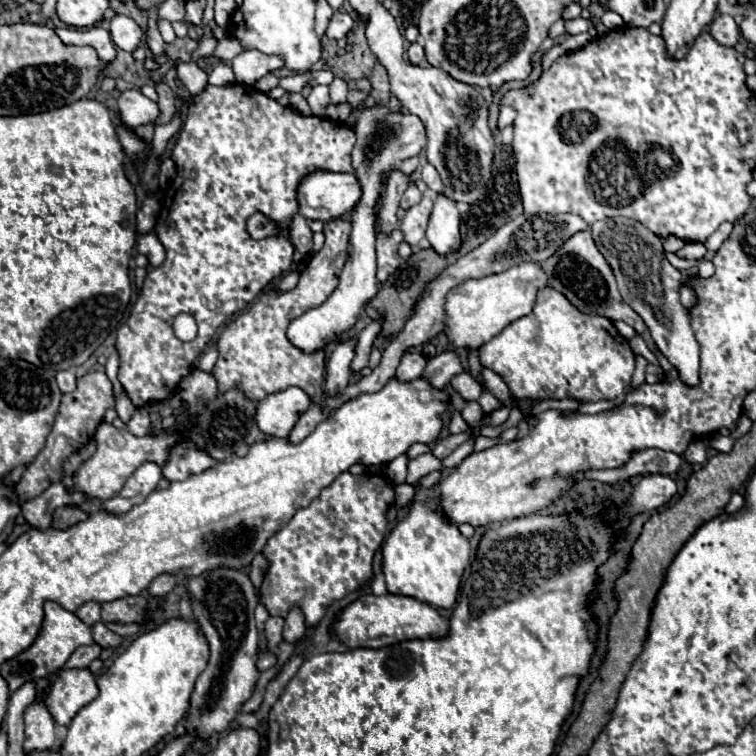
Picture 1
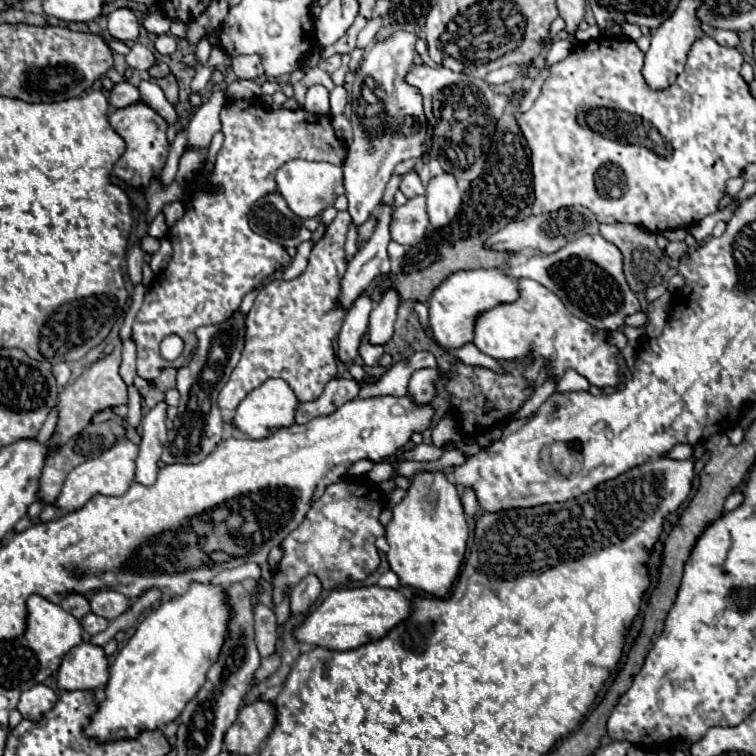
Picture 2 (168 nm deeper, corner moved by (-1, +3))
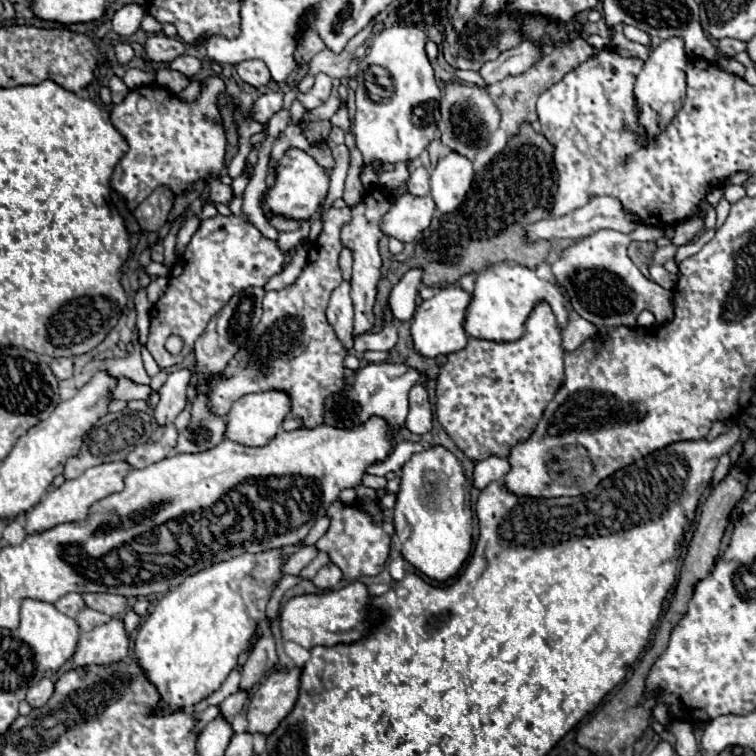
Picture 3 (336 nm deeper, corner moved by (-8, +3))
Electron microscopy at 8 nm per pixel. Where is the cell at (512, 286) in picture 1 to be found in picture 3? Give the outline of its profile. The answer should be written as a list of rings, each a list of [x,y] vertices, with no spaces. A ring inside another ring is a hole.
[[[459,286],[443,288],[437,296],[423,300],[419,312],[415,310],[411,318],[411,338],[413,338],[415,352],[419,352],[425,358],[435,358],[439,354],[451,354],[463,350],[463,346],[467,346],[467,334],[463,332],[463,318],[469,300],[471,294],[467,294]]]

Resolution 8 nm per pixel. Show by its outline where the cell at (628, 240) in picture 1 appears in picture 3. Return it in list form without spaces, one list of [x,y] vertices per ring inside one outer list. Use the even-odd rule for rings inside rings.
[[[649,266],[649,272],[651,272],[651,278],[653,278],[657,284],[661,284],[661,286],[665,286],[665,288],[671,288],[671,286],[673,286],[673,276],[671,276],[663,266]]]

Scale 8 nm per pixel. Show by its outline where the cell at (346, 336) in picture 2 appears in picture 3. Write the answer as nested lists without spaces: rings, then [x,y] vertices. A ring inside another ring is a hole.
[[[375,186],[365,192],[359,204],[351,206],[351,220],[343,224],[341,228],[341,242],[345,248],[353,252],[353,276],[351,276],[351,300],[355,308],[355,334],[363,334],[373,328],[375,314],[373,314],[373,304],[375,304],[375,294],[377,294],[377,282],[381,276],[381,256],[379,256],[379,240],[381,240],[381,230],[379,222],[383,214],[391,208],[391,196],[385,192],[381,186]]]

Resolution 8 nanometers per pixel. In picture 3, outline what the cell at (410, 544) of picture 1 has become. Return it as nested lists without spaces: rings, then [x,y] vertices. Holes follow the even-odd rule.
[[[431,446],[413,454],[403,466],[393,522],[403,544],[401,554],[417,570],[439,582],[459,572],[471,550],[473,514],[467,478],[459,460],[447,448]]]

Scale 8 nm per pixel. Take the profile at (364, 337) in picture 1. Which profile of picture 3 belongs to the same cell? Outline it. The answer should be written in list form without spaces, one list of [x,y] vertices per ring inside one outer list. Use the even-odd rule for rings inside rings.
[[[411,268],[403,274],[403,278],[391,290],[389,306],[391,306],[397,322],[409,320],[413,316],[415,300],[417,300],[417,286],[421,282],[421,276],[423,276],[421,268]]]

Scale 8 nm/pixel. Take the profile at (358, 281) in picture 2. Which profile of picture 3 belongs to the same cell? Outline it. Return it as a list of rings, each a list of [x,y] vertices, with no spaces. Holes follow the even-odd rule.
[[[343,282],[329,300],[327,322],[331,324],[335,336],[341,344],[351,350],[353,348],[353,306],[349,302],[349,282]]]

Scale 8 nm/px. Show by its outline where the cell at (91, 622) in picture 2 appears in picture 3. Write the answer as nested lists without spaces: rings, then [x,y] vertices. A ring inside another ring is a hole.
[[[83,608],[83,610],[79,612],[79,616],[77,616],[77,624],[79,624],[79,628],[81,628],[83,632],[87,632],[87,630],[93,630],[95,626],[107,622],[107,618],[109,618],[109,616],[103,614],[103,612],[97,612],[97,610],[91,610],[91,608]]]

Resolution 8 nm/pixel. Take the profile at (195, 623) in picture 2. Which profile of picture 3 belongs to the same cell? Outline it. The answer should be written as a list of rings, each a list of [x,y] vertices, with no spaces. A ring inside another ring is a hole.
[[[281,548],[265,550],[259,554],[239,554],[231,560],[211,564],[201,572],[187,576],[175,590],[167,592],[149,618],[139,628],[135,640],[135,654],[139,664],[145,668],[149,680],[157,686],[161,694],[161,712],[175,712],[179,708],[195,706],[213,694],[229,676],[229,672],[237,666],[237,658],[243,650],[251,646],[251,636],[257,632],[259,620],[265,618],[265,606],[269,602],[271,592],[279,584],[283,574],[285,556]]]

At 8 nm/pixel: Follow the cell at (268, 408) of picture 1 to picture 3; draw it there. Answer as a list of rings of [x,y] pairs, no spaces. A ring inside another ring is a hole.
[[[269,390],[263,394],[247,394],[243,398],[239,398],[229,414],[225,416],[227,422],[227,430],[225,430],[225,438],[239,442],[243,446],[265,446],[267,442],[271,442],[271,438],[275,438],[277,430],[281,428],[287,410],[291,410],[291,402],[287,402],[287,394],[283,394],[281,390]]]

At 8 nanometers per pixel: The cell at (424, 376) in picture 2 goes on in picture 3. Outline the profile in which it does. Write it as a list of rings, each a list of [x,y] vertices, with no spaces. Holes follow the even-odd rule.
[[[413,386],[409,392],[409,416],[405,428],[413,434],[425,434],[431,430],[431,404],[423,386]]]

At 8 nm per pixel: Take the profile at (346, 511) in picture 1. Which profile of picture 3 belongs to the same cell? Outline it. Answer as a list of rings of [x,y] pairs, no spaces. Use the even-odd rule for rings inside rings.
[[[335,502],[327,510],[327,516],[331,518],[331,526],[317,542],[317,548],[329,552],[331,562],[343,570],[343,578],[353,580],[359,576],[379,574],[389,556],[389,534],[379,524],[373,524],[371,516],[365,514],[359,506],[345,506]]]

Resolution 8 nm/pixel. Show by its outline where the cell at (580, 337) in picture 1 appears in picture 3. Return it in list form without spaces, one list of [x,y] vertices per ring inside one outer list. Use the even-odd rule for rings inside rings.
[[[501,262],[501,264],[489,266],[489,268],[481,270],[475,278],[475,290],[473,290],[471,302],[467,306],[463,328],[473,338],[487,338],[487,340],[495,340],[495,342],[513,342],[515,338],[523,336],[523,322],[527,320],[531,306],[535,306],[535,302],[541,302],[541,300],[551,302],[559,328],[563,330],[567,326],[567,308],[565,308],[565,298],[555,284],[537,278],[537,274],[533,270],[529,270],[521,264]]]

